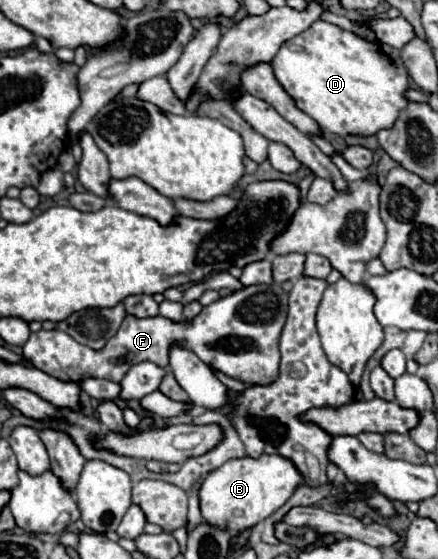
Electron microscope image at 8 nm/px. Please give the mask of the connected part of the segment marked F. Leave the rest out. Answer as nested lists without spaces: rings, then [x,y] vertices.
[[[255,284],[241,288],[217,302],[203,306],[193,320],[173,322],[163,316],[135,318],[125,316],[119,332],[107,340],[101,350],[79,344],[61,330],[39,330],[23,344],[23,358],[35,368],[65,382],[85,378],[105,378],[121,382],[133,364],[153,362],[161,368],[169,364],[171,346],[183,346],[195,352],[213,370],[237,378],[245,384],[267,386],[279,378],[279,336],[287,318],[287,292],[277,284]]]

